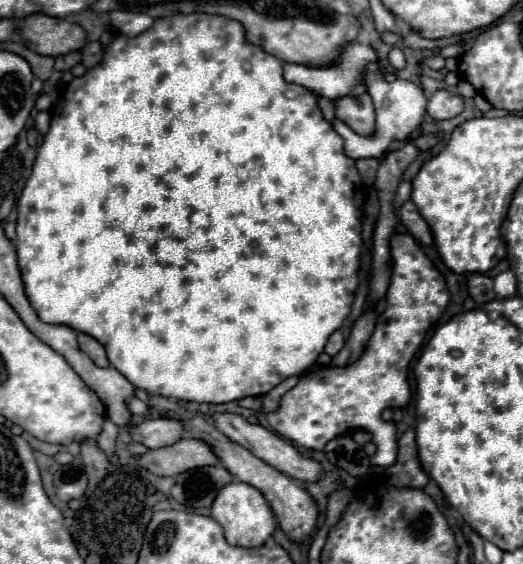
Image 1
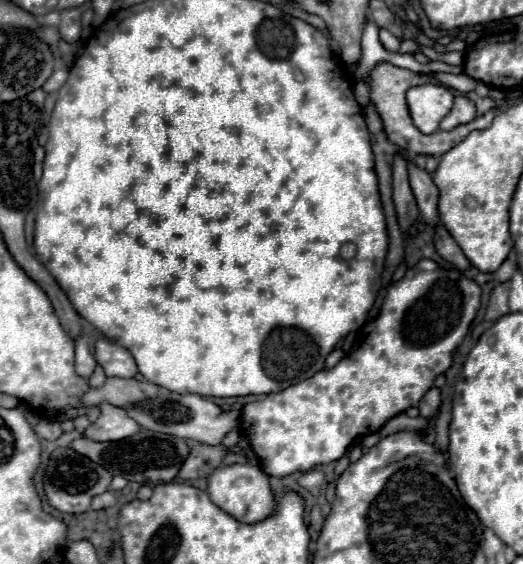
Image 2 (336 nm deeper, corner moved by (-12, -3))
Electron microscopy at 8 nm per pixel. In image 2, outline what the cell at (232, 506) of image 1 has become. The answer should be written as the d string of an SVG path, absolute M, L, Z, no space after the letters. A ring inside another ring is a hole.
M232 464L212 472L212 476L208 478L208 496L220 510L224 510L226 514L230 514L232 518L244 524L262 522L276 508L276 500L268 484L268 476L262 472L262 468L252 464Z

